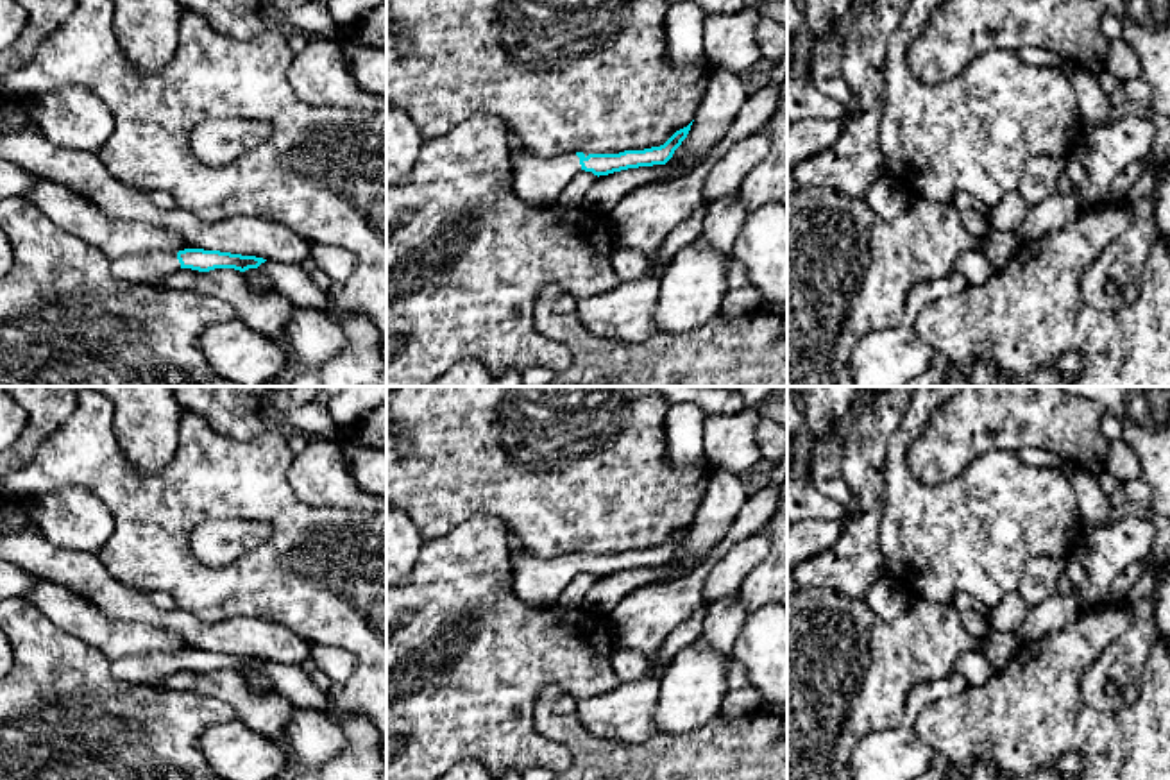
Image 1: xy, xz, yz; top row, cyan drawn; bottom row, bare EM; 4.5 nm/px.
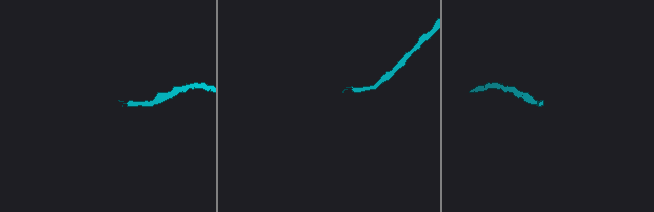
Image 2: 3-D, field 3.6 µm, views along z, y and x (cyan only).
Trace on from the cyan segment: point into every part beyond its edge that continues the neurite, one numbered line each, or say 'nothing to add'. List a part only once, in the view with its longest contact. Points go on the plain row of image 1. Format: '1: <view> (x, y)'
1: xy (149, 669)

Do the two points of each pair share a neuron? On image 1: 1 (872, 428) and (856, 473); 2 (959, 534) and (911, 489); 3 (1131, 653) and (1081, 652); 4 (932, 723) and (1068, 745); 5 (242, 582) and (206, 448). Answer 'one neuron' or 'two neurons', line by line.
1: one neuron
2: one neuron
3: two neurons
4: one neuron
5: one neuron

